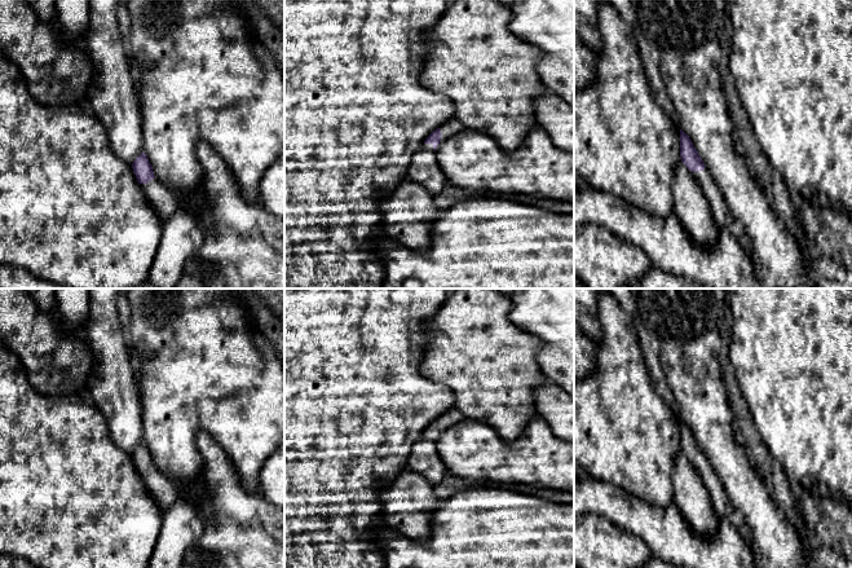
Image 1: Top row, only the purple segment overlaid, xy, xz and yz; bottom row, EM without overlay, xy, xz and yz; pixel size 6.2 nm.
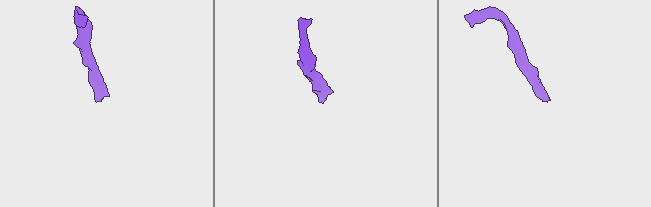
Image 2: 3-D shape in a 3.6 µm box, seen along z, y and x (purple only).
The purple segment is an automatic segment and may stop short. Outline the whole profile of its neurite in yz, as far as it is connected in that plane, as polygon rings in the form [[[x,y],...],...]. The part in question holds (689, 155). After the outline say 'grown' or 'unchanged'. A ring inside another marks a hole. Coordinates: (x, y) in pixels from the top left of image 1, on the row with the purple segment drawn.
[[[681,129],[680,157],[681,162],[687,166],[687,168],[696,177],[697,182],[701,185],[716,224],[721,229],[725,229],[732,235],[734,235],[737,241],[741,243],[745,252],[747,255],[751,255],[752,246],[743,225],[732,216],[721,189],[714,181],[711,173],[706,168],[689,136],[684,133]]]; grown

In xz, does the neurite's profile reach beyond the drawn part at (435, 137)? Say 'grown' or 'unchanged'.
grown

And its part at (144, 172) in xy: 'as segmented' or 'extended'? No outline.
extended

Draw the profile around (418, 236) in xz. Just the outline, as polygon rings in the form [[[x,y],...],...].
[[[409,179],[399,182],[393,191],[385,193],[378,203],[378,210],[383,215],[384,235],[418,252],[431,248],[433,223],[443,213],[432,194]]]

